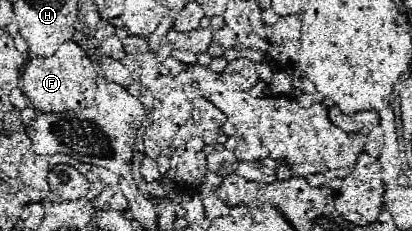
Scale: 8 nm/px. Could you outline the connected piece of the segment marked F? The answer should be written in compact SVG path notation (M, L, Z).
M69 40L65 42L65 46L61 46L61 50L57 50L49 58L33 56L27 70L23 72L21 86L29 104L39 112L79 110L79 108L87 108L93 100L95 70L87 54L75 42Z

